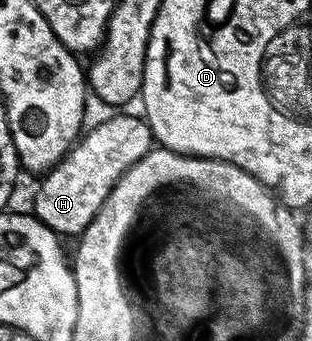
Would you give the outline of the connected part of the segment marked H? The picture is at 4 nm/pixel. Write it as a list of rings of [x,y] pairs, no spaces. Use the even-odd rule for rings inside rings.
[[[128,111],[117,112],[120,113],[117,117],[108,117],[98,122],[92,130],[89,128],[56,168],[49,169],[39,178],[40,186],[30,206],[31,212],[61,238],[79,238],[97,211],[104,206],[121,175],[154,148],[152,128],[143,116],[131,117],[124,112]]]

